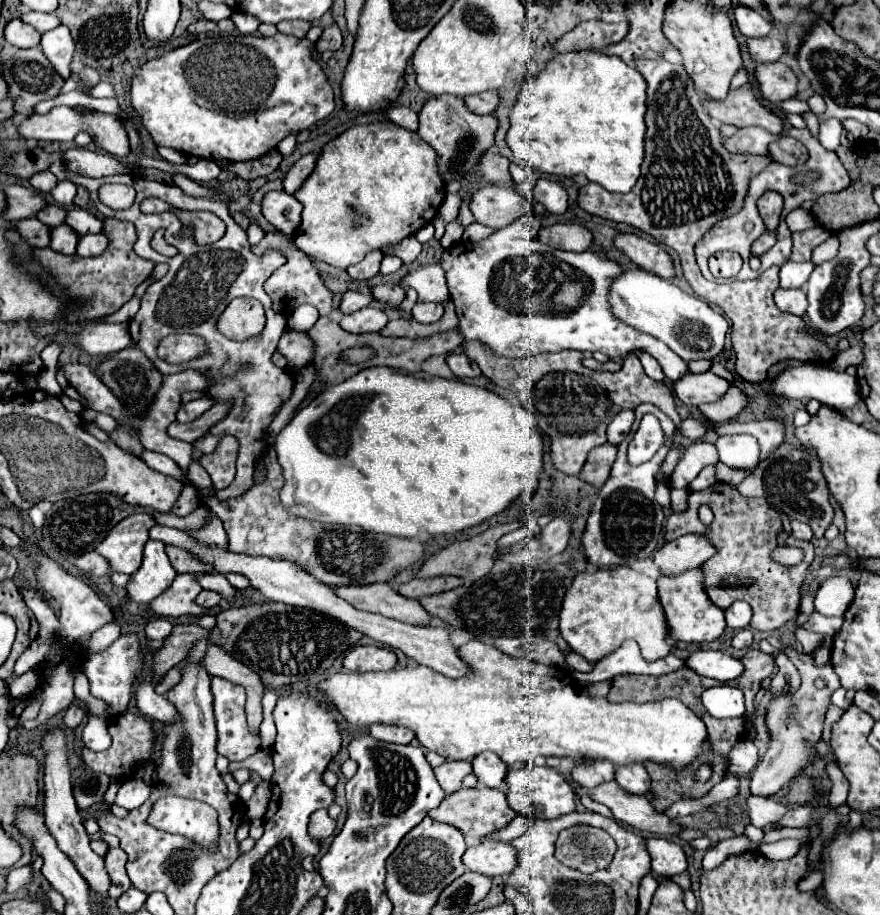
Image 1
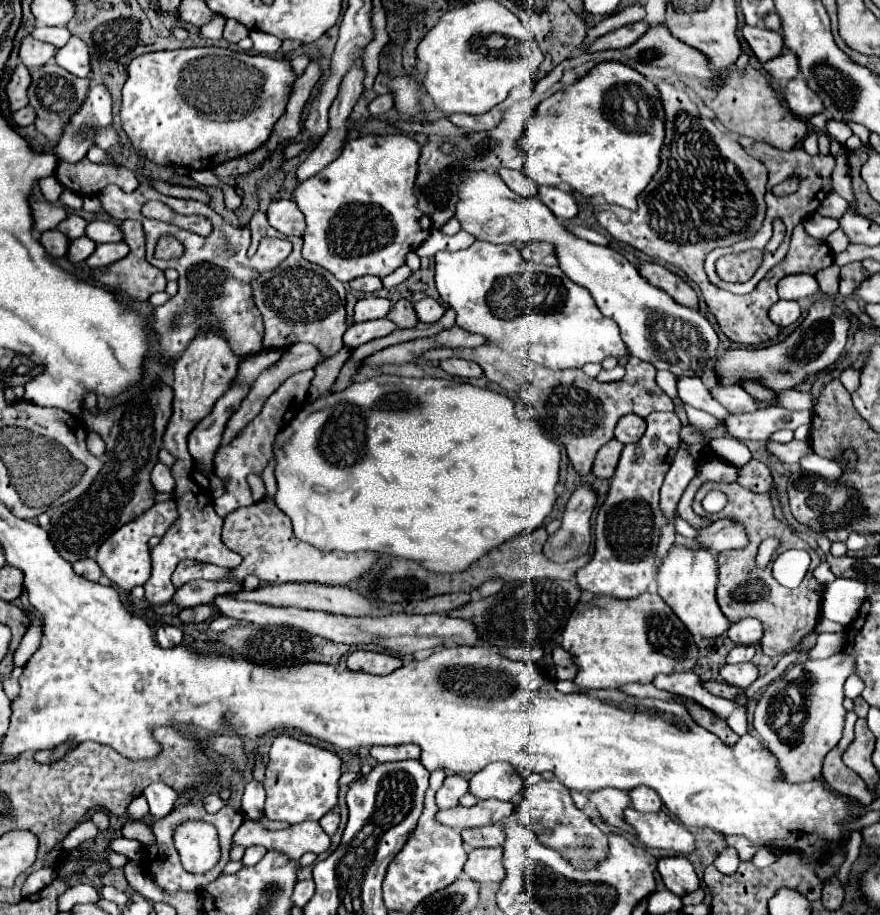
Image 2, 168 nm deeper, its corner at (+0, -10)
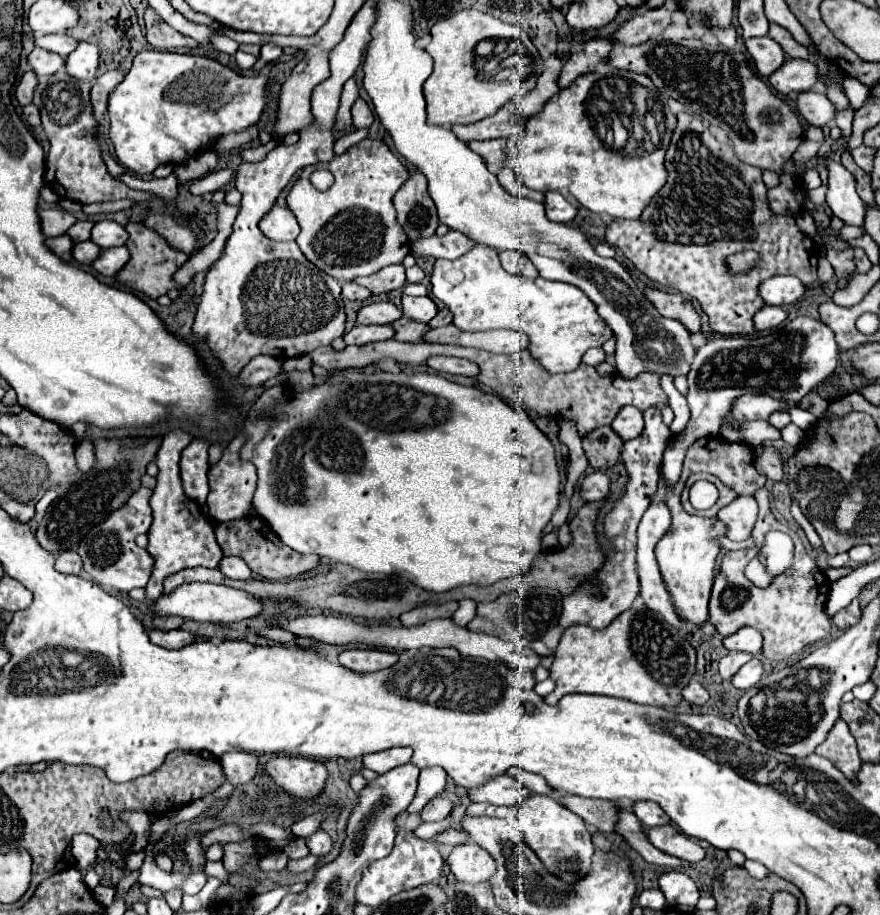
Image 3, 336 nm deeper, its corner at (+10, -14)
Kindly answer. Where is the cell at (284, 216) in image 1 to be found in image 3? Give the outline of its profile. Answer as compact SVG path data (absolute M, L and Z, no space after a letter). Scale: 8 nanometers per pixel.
M278 205L274 207L274 211L270 211L270 215L266 215L266 219L262 219L260 227L262 233L274 241L294 241L300 233L294 213L288 207Z

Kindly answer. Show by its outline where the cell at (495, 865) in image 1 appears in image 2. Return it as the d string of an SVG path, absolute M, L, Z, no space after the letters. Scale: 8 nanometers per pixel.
M490 847L490 849L472 849L468 853L468 861L464 865L464 873L478 881L478 883L490 883L490 881L502 881L506 875L504 863L502 863L504 851L502 847Z

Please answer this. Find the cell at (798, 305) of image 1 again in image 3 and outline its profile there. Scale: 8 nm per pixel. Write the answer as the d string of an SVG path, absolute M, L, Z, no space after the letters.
M764 305L756 315L754 315L754 327L758 331L766 331L772 327L778 327L780 323L784 323L788 317L788 313L782 307L772 307L772 305Z

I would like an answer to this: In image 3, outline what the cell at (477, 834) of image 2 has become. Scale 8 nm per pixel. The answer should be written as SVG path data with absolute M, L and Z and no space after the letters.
M446 829L446 831L442 831L442 833L436 835L436 841L438 843L448 843L448 845L456 847L456 845L468 841L468 837L466 837L466 833L462 829Z

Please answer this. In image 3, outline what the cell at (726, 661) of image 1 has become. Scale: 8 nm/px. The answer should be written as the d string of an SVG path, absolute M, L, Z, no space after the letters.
M754 657L752 661L748 661L748 663L738 671L738 675L734 675L732 685L734 685L734 687L738 687L738 689L744 689L744 691L746 691L746 689L754 687L754 685L760 681L762 673L764 673L762 661Z

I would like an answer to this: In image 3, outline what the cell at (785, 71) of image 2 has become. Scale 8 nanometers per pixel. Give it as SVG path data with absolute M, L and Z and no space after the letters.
M788 59L782 65L782 71L770 75L768 83L782 95L810 91L818 83L818 67L814 61Z

